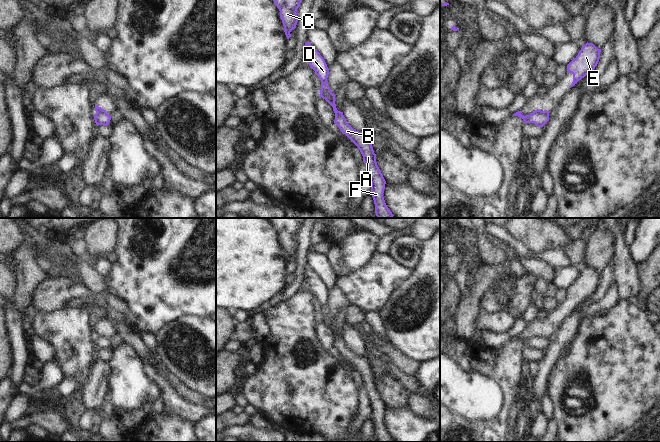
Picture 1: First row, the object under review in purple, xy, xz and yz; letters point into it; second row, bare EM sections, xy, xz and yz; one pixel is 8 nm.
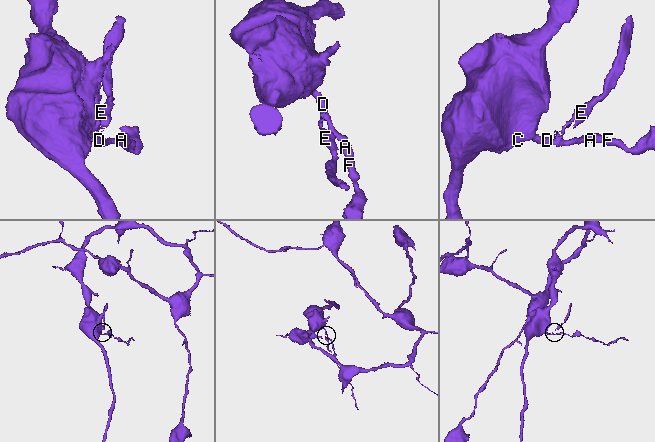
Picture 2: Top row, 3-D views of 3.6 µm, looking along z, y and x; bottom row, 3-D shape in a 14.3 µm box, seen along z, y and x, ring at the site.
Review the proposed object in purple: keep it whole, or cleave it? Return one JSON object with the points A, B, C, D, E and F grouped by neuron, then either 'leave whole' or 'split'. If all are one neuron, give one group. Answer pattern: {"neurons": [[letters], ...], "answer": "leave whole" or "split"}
{"neurons": [["A", "B", "C", "D", "F"], ["E"]], "answer": "split"}

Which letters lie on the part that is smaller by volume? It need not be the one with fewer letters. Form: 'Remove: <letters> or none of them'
Remove: E

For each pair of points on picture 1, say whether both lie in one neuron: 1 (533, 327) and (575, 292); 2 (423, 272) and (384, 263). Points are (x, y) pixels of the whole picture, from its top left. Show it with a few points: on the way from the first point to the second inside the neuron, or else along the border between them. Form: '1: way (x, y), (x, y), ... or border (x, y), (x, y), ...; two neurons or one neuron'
1: way (544, 327), (568, 303); one neuron
2: border (415, 269), (415, 272), (399, 287); two neurons

